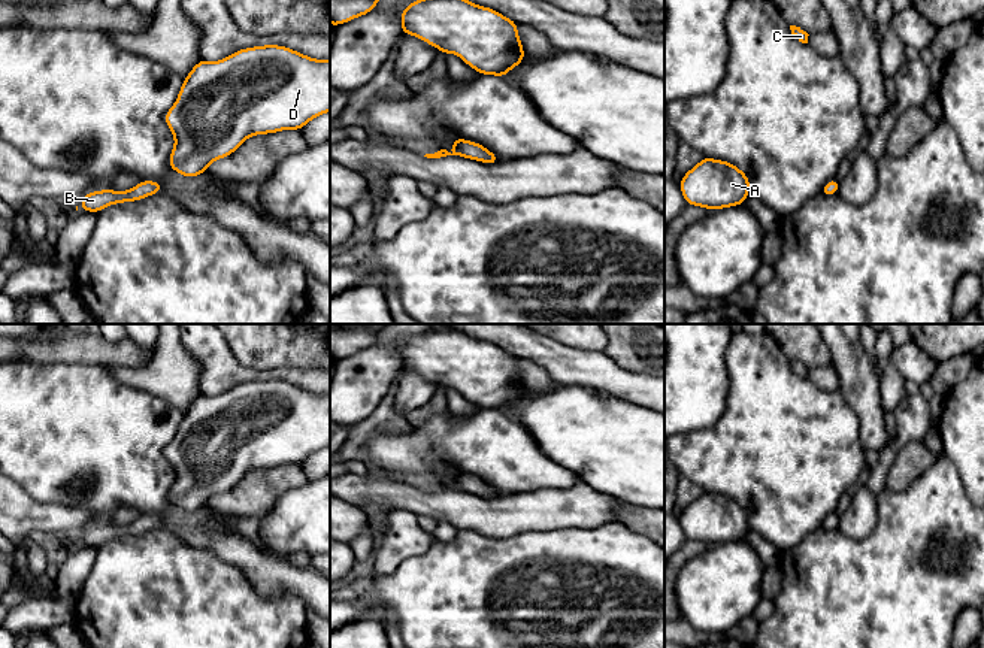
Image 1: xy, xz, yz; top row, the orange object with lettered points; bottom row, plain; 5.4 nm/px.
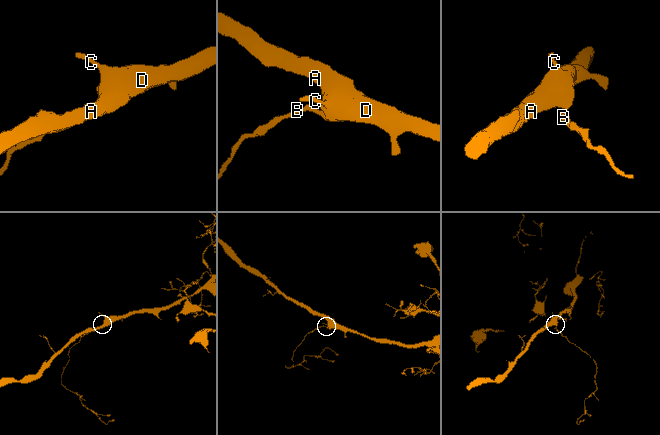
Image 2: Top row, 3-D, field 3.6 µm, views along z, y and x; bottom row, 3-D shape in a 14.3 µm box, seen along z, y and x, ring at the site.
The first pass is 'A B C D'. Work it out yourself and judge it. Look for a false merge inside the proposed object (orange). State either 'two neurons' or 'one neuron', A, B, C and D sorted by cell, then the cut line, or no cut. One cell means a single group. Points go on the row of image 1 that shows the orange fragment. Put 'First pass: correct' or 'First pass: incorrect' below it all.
one neuron | A B C D | no cut
First pass: correct

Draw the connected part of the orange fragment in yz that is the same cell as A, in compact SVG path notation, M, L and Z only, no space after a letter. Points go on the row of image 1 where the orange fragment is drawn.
M703 157L678 182L687 205L724 209L744 205L750 196L750 178L735 164Z

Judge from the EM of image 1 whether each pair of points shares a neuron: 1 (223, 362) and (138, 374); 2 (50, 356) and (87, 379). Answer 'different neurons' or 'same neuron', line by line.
1: different neurons
2: different neurons

